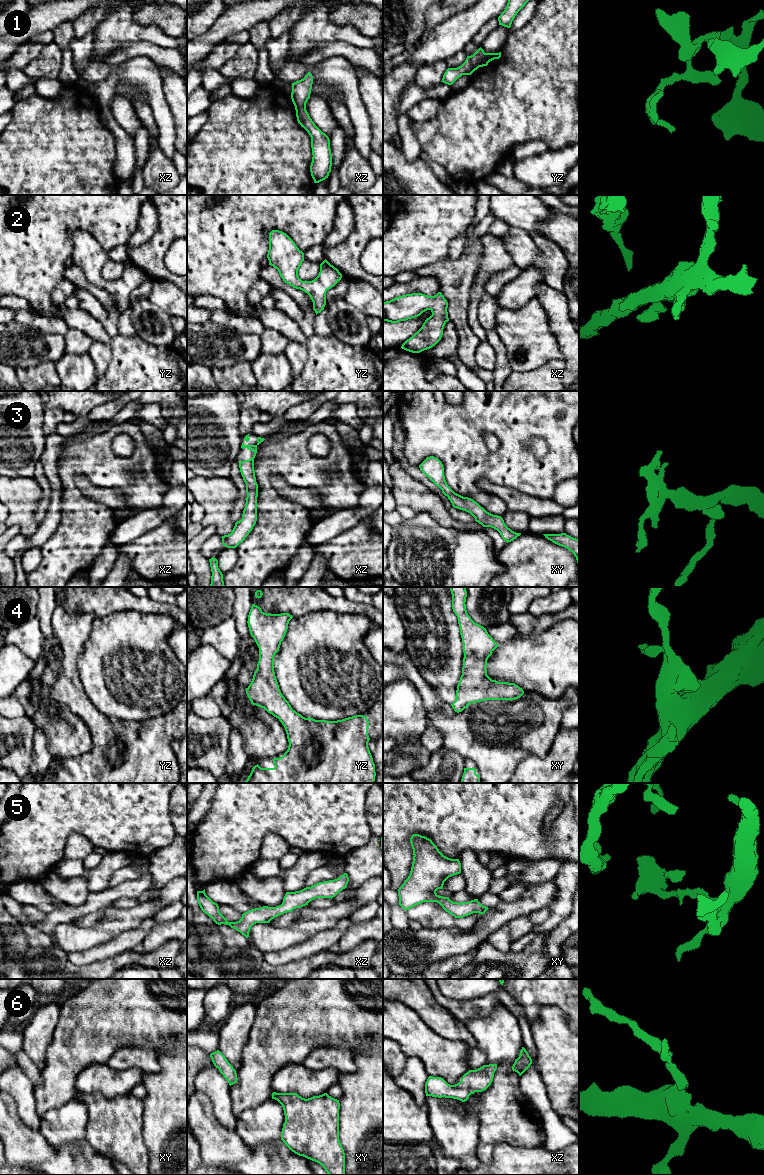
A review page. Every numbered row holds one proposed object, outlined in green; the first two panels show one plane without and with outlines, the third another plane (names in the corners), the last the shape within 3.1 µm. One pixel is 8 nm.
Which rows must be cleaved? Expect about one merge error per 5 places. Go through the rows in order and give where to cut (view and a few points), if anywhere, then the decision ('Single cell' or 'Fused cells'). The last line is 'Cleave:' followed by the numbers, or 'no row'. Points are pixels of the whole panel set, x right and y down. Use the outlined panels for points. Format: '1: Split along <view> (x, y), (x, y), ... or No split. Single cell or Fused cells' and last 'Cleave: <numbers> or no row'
1: No split. Single cell
2: No split. Single cell
3: No split. Single cell
4: No split. Single cell
5: No split. Single cell
6: No split. Single cell
Cleave: no row

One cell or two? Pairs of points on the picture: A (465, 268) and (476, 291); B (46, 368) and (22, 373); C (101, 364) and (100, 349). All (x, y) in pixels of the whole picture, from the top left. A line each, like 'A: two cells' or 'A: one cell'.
A: two cells
B: one cell
C: one cell

